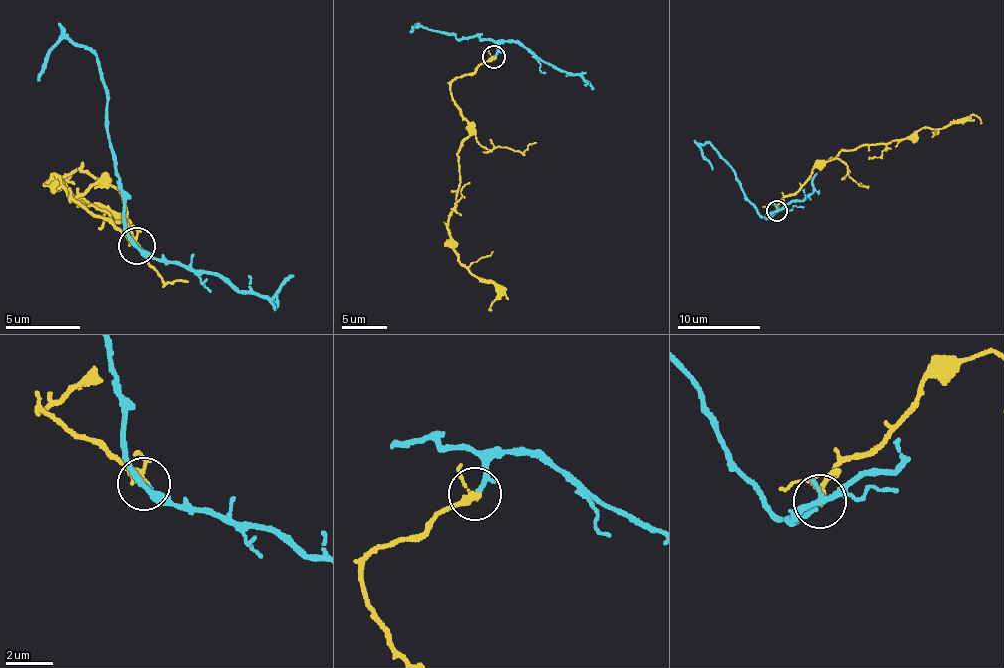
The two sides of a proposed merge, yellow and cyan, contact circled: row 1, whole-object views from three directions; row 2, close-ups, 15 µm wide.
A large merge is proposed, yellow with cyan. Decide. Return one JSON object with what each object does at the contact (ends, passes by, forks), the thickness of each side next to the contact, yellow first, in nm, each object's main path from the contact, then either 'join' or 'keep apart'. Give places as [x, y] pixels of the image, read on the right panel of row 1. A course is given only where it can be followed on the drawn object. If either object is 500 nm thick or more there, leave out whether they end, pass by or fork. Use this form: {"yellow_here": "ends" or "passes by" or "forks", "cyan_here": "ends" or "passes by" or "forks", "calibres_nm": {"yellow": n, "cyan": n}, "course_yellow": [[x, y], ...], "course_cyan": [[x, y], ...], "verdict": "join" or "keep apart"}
{"yellow_here": "forks", "cyan_here": "ends", "calibres_nm": {"yellow": 200, "cyan": 170}, "course_yellow": [[777, 211], [776, 205], [793, 194], [815, 168], [839, 153], [905, 139], [923, 127], [977, 116], [981, 123]], "course_cyan": [[775, 211], [767, 215], [757, 213], [734, 169], [708, 142], [701, 146], [713, 169]], "verdict": "join"}

